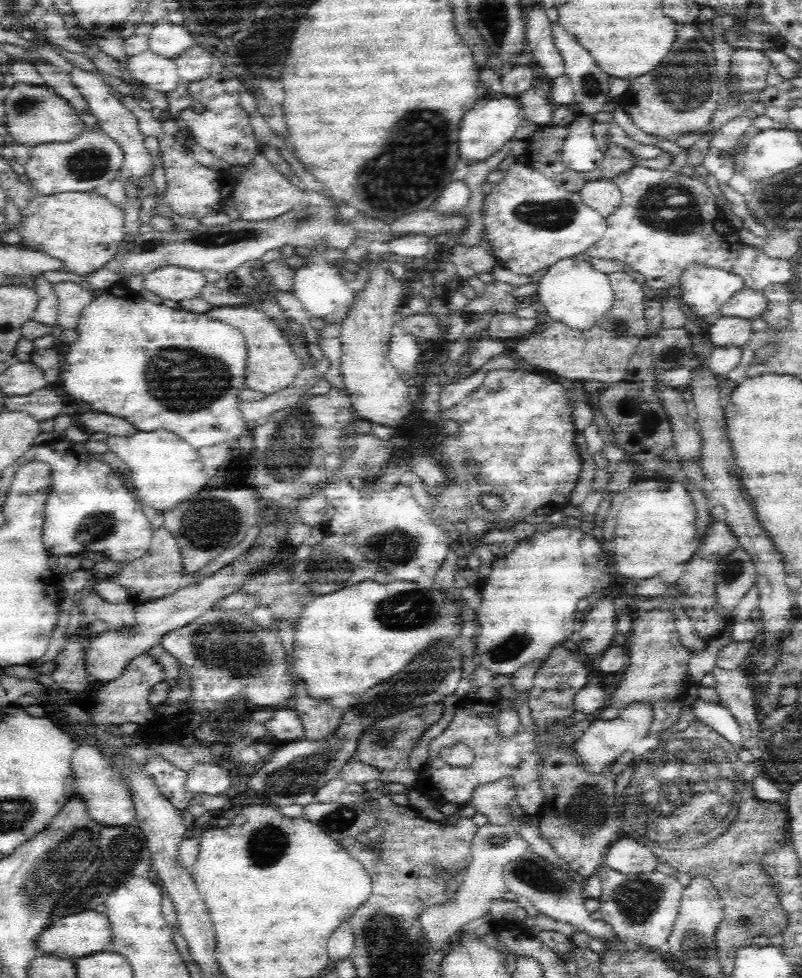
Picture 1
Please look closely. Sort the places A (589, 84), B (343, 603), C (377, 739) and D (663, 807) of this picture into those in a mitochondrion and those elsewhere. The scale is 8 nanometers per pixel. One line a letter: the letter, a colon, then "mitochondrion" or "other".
A: mitochondrion
B: other
C: mitochondrion
D: mitochondrion

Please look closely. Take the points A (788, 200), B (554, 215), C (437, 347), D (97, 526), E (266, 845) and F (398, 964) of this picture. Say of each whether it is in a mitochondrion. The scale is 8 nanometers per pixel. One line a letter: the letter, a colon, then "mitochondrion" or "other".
A: mitochondrion
B: mitochondrion
C: other
D: mitochondrion
E: mitochondrion
F: mitochondrion

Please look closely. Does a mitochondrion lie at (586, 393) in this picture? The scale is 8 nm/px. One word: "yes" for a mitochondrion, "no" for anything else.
no

